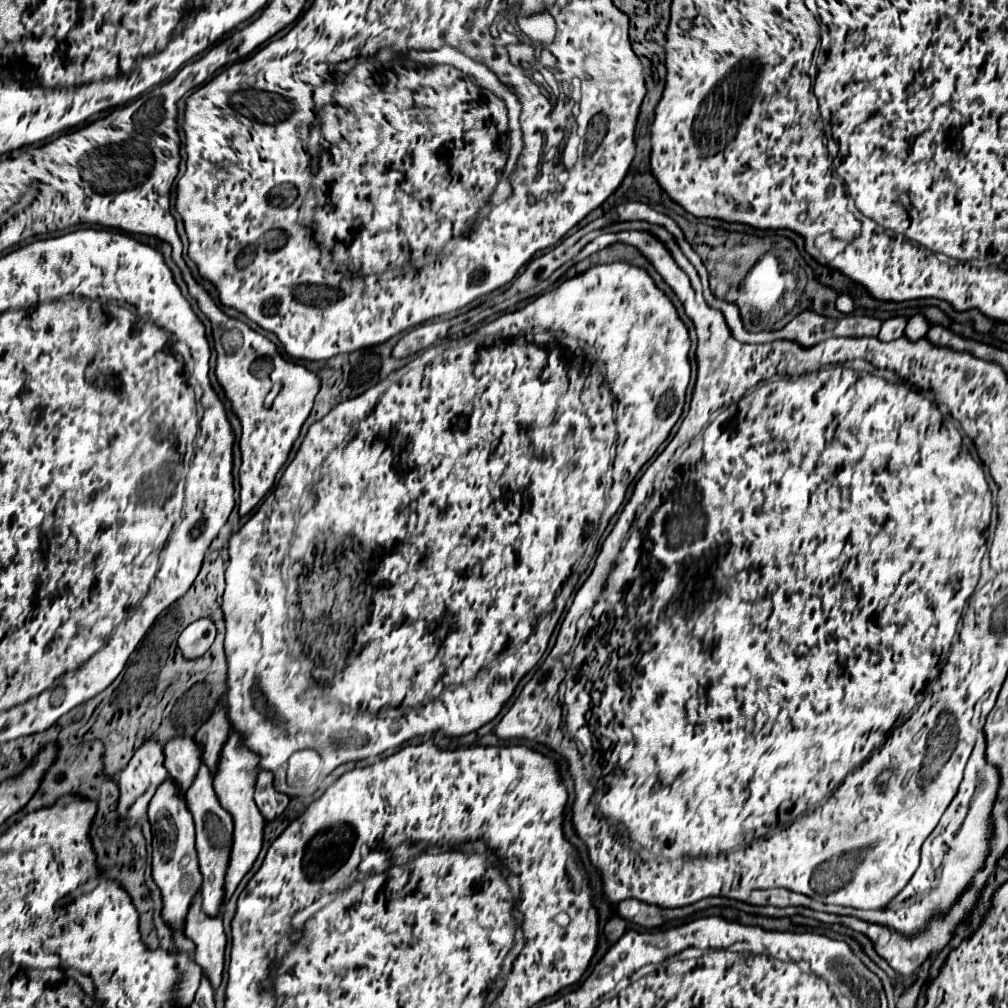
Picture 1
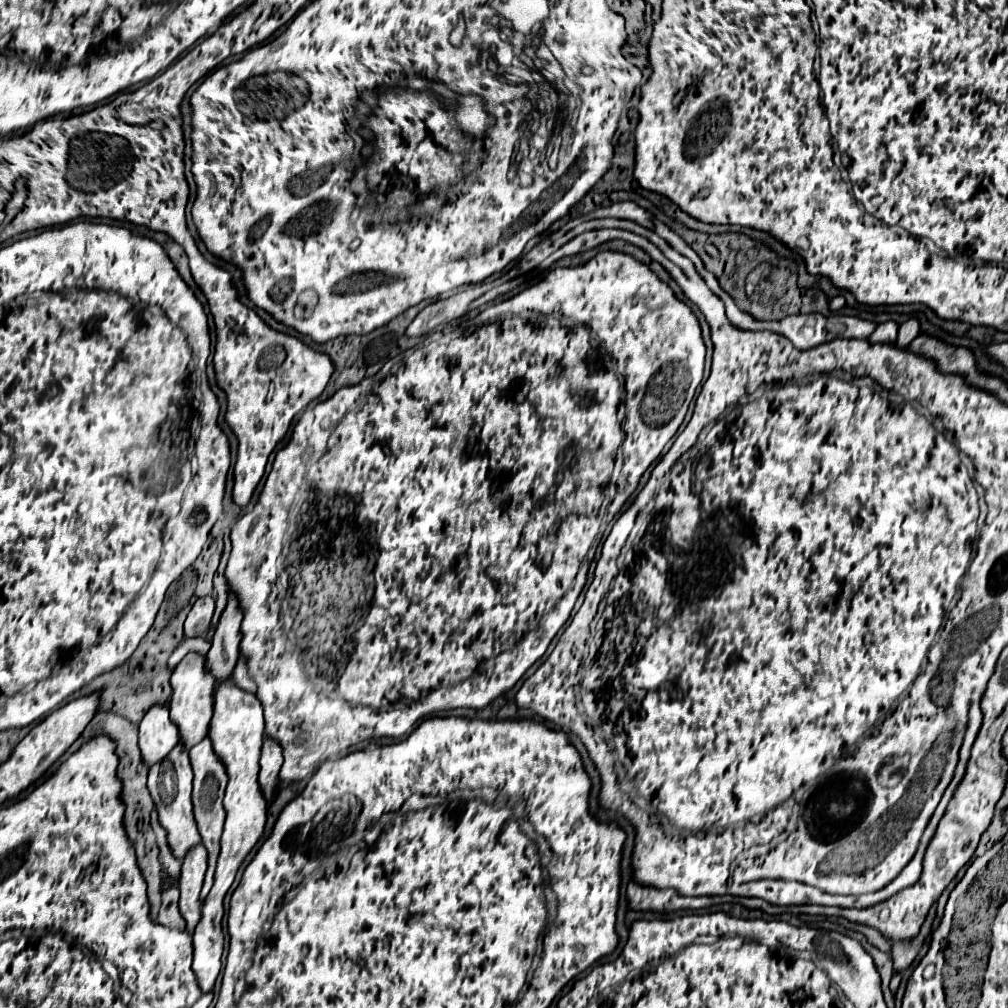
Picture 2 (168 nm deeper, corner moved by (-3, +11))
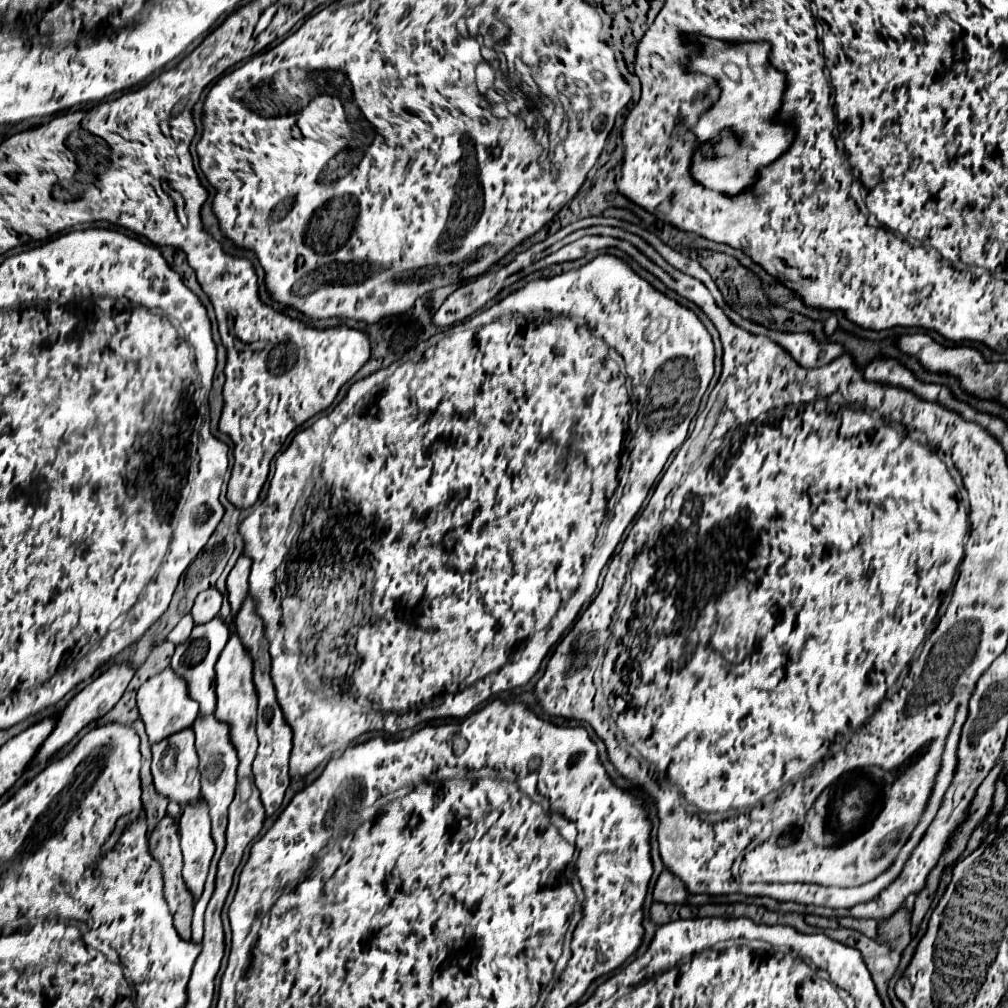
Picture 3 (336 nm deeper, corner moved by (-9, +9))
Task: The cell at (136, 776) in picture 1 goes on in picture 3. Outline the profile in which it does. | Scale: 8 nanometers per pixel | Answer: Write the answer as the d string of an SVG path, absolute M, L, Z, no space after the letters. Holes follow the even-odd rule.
M163 669L161 673L157 673L155 677L147 679L139 691L137 691L137 707L139 707L139 717L145 723L147 735L149 735L149 743L153 745L155 741L169 737L171 733L179 731L179 729L187 729L193 725L197 713L199 713L199 705L197 701L193 701L187 693L187 683L183 681L183 677L179 677L173 669Z

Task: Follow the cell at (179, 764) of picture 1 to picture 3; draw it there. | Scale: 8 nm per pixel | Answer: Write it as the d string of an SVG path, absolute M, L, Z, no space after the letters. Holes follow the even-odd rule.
M217 615L207 623L195 625L189 639L175 647L175 653L171 659L171 669L187 681L189 695L199 703L201 715L209 715L215 711L215 701L217 701L217 697L215 697L215 661L219 659L219 653L223 651L223 645L227 643L229 635L231 635L231 629Z

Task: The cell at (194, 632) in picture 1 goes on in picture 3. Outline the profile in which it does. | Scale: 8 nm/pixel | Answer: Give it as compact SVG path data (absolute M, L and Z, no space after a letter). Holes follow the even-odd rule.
M211 587L207 591L201 591L197 595L197 599L195 599L193 609L191 609L195 623L211 621L211 617L215 617L219 613L219 609L221 609L221 599L223 597L221 597L221 593L215 587Z

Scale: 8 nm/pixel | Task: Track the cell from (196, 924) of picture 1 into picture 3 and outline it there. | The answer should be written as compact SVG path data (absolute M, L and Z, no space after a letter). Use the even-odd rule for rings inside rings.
M203 799L183 809L179 819L179 837L183 851L183 879L187 881L191 893L195 893L197 901L203 893L209 863L215 853L215 843L211 839L209 809Z

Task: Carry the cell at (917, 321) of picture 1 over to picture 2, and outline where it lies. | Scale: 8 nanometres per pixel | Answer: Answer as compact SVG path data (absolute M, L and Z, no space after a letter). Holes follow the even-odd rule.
M917 317L905 321L901 327L899 327L899 335L897 335L897 347L909 347L909 343L919 335L921 331L921 323Z

